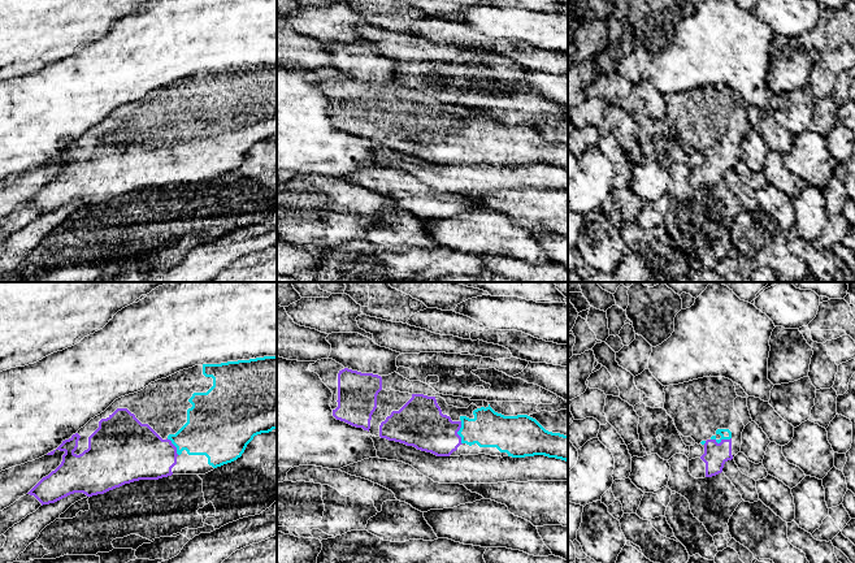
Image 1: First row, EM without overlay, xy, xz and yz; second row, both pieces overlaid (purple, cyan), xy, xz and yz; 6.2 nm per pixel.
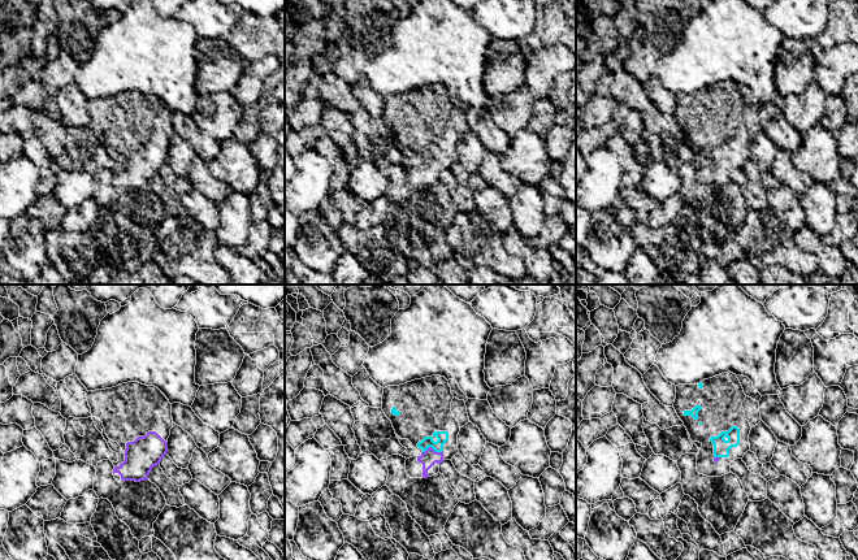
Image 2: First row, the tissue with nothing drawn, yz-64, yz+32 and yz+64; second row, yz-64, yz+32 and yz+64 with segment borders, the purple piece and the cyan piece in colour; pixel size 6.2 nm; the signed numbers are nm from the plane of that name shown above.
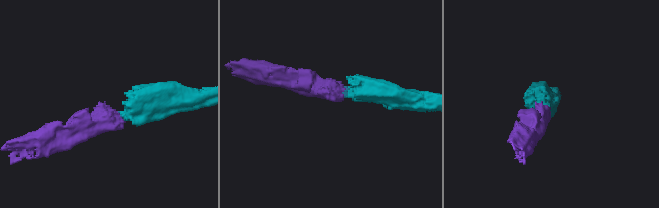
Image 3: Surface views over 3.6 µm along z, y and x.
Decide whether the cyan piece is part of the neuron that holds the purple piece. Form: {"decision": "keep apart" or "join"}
{"decision": "join"}

